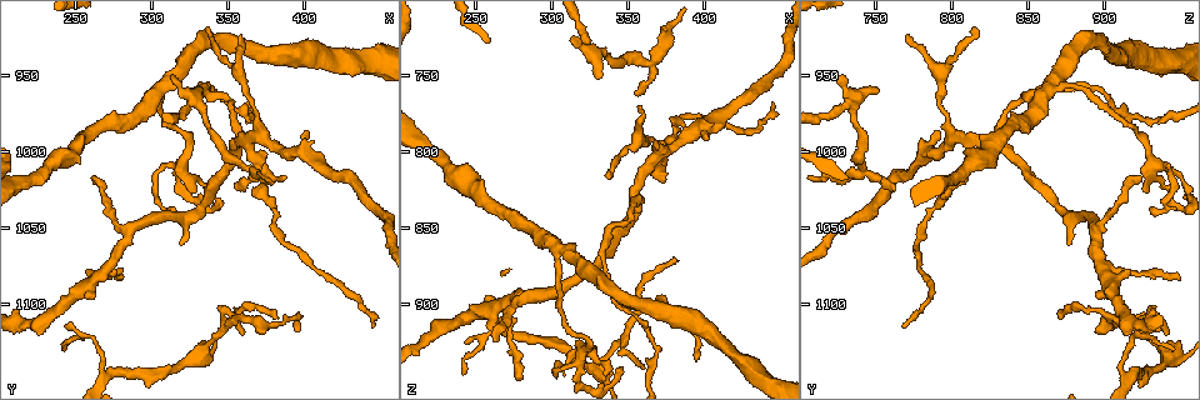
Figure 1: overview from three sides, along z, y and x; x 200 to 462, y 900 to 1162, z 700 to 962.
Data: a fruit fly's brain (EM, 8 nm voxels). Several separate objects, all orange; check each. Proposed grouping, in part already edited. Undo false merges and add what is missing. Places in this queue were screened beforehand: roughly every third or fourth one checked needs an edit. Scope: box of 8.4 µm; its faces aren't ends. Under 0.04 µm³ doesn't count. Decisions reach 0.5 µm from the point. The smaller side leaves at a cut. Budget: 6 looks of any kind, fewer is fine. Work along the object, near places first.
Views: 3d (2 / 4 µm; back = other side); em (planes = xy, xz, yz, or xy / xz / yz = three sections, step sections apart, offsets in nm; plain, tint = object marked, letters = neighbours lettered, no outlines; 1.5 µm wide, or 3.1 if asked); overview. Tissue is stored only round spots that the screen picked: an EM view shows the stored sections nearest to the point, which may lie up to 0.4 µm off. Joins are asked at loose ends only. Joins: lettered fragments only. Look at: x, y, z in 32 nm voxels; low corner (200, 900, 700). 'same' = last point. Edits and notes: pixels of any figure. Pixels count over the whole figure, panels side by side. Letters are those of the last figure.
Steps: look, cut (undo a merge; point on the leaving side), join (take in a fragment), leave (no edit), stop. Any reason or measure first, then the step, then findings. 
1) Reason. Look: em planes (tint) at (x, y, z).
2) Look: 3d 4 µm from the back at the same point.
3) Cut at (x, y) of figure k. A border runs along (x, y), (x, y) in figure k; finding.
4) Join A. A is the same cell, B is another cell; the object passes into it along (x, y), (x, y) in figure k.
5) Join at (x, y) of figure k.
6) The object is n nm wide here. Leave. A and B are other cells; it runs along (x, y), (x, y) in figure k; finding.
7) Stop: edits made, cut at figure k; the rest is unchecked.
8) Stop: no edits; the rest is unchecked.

Thin end. Look: 3d 2 µm from the back at (260, 1018, 924).

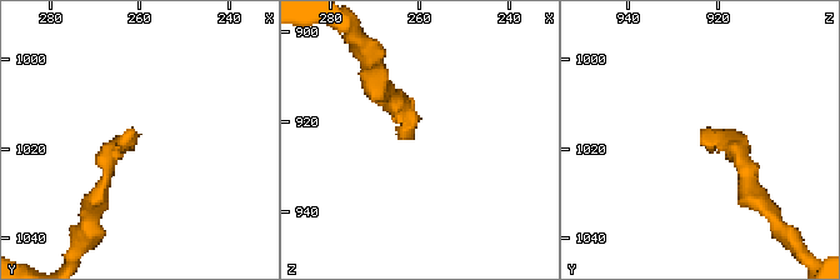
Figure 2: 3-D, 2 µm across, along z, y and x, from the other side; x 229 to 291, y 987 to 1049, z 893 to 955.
Need the tissue. Look: em planes (letters) at (262, 1017, 924).

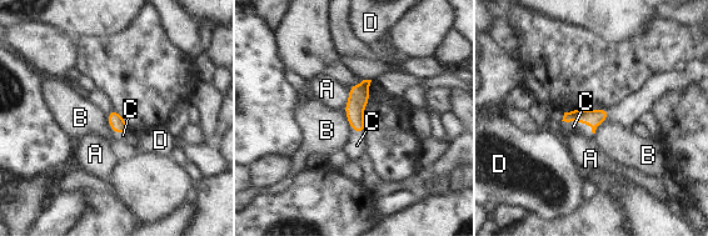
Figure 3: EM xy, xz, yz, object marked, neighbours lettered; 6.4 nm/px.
The object is 100 nm wide here. Join C. C is the same cell, A, B and D are other cells; the object passes into it along (593, 118), (581, 121), (573, 126) in figure 3; the cell continues.

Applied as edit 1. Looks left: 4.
Look: overview.

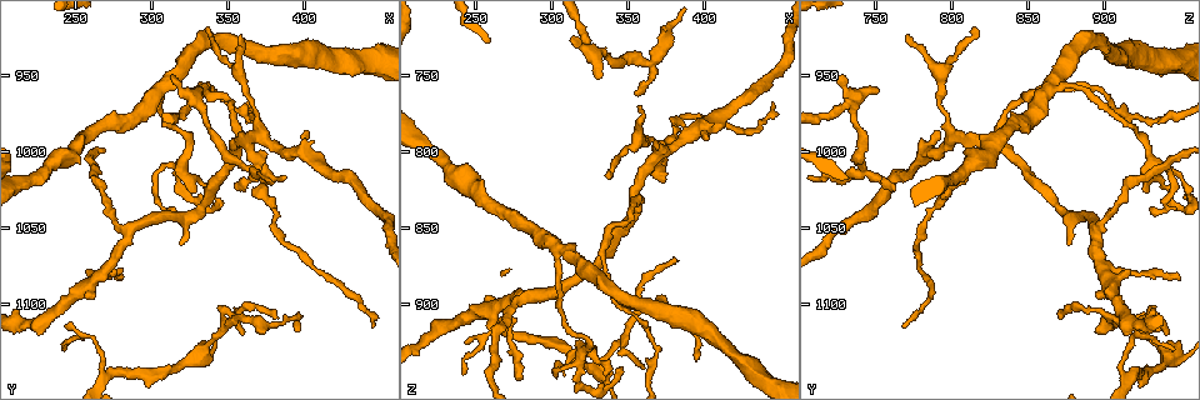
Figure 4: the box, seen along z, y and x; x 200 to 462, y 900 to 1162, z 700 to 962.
Abrupt turn. Look: 3d 4 µm at (310, 956, 866).

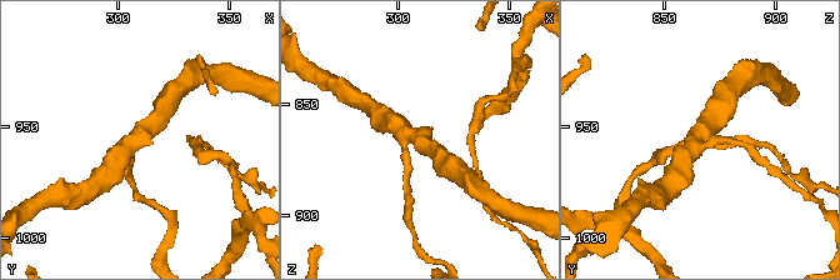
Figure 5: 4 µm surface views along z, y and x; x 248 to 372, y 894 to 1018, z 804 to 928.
3 arms meet here; shape alone is not enough. Look: em yz step 8 (tint) at (310, 955, 866).

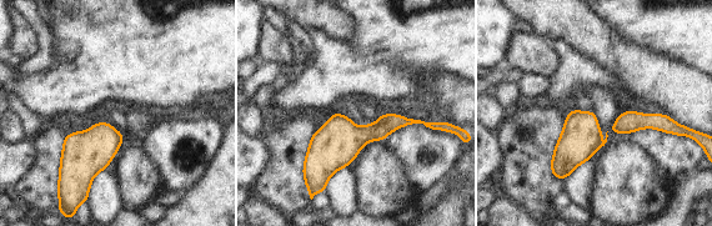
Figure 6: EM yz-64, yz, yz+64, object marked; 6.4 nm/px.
Look: em yz step 8 (letters) at the same point.

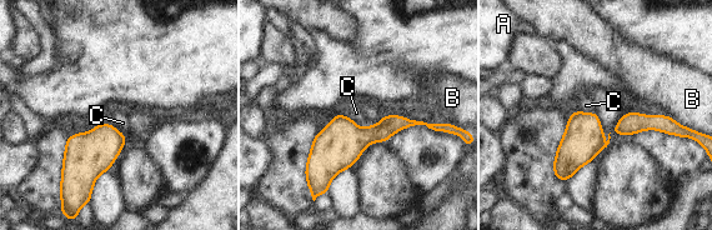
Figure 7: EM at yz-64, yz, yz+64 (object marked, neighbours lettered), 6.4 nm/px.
Leave. A, B and C are other cells; a border runs along (350, 116), (361, 128), (370, 125) in figure 7; continuous, no second cell.

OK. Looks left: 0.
Stop: edits made, join at figure 3; the rest is unchecked.

